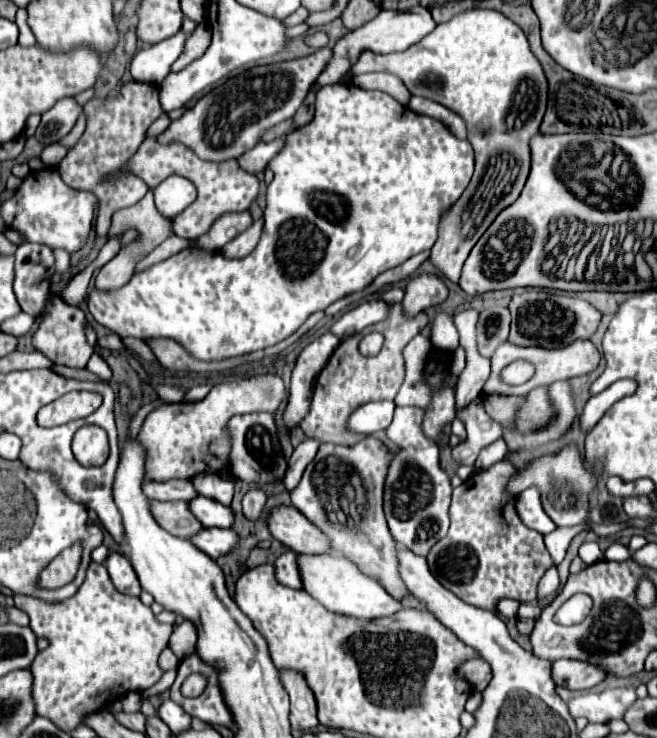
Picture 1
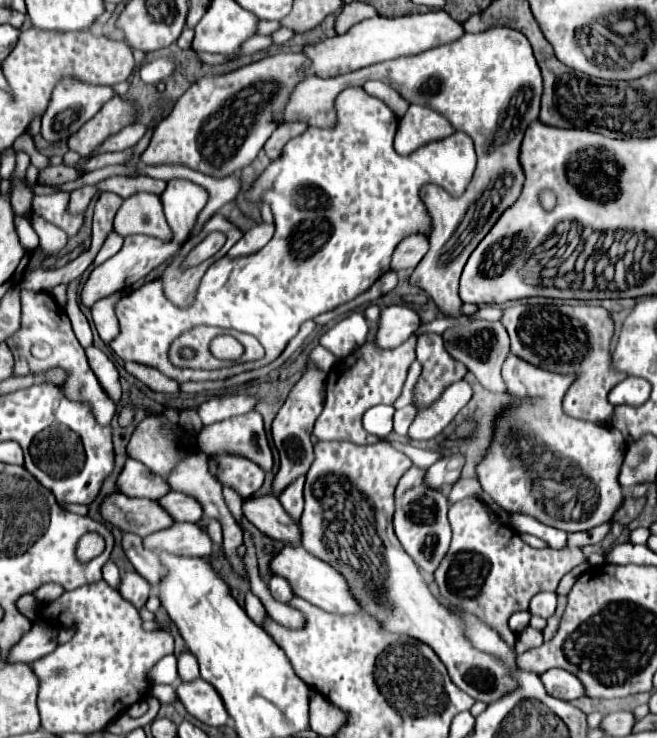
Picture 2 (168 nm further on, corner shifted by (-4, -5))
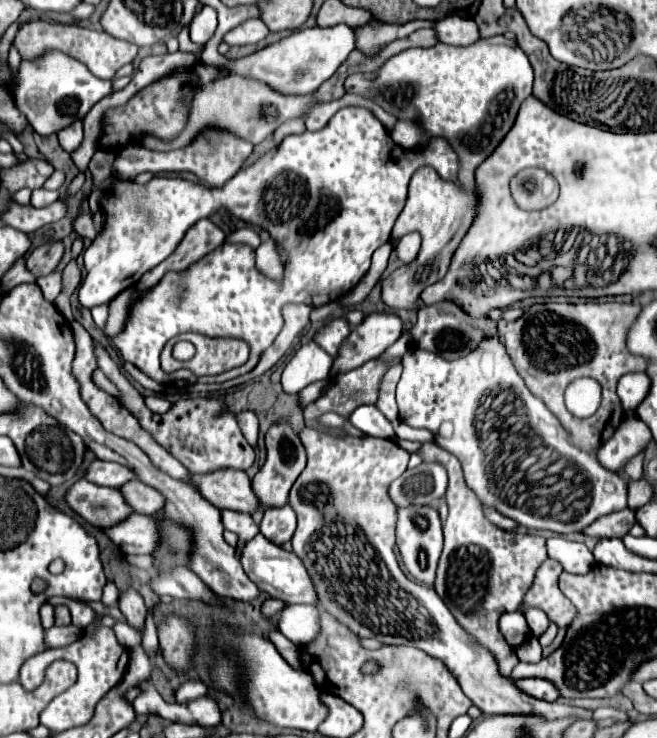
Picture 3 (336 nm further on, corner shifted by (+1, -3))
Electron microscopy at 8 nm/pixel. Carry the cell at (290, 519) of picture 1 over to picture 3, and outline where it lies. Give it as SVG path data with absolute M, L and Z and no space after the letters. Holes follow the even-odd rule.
M209 473L209 477L193 477L193 481L201 485L201 493L205 493L205 499L217 505L217 509L233 509L249 515L261 509L261 501L253 491L247 473Z

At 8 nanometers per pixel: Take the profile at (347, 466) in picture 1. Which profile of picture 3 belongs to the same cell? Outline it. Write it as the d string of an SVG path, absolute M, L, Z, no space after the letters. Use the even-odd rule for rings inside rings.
M309 427L301 431L301 441L307 449L307 467L297 477L289 493L289 503L297 513L297 531L291 543L293 553L297 553L297 557L305 561L309 573L313 573L313 581L321 597L321 609L333 613L333 617L339 617L339 621L349 625L349 629L353 629L359 637L377 639L385 645L413 645L427 655L441 659L461 685L463 693L483 711L483 715L541 713L543 717L565 717L573 711L577 717L591 719L591 711L587 709L561 705L557 701L547 703L521 691L511 677L501 675L493 653L489 653L487 647L483 647L465 627L459 625L435 589L405 575L395 555L395 505L389 497L389 485L407 469L409 453L405 449L389 439L325 437L325 433L317 433Z

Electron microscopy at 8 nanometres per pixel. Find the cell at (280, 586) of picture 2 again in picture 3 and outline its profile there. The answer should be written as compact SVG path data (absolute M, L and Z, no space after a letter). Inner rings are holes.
M269 597L265 603L263 603L263 607L261 607L261 611L263 611L263 615L265 617L271 617L271 615L277 615L283 607L285 607L287 603L285 601L281 601L281 599L273 599L273 597Z

